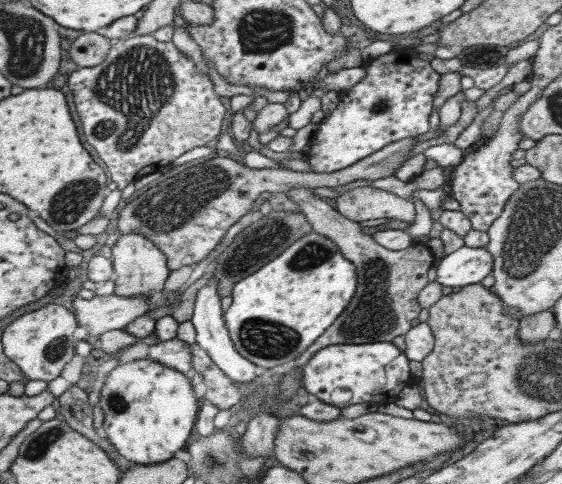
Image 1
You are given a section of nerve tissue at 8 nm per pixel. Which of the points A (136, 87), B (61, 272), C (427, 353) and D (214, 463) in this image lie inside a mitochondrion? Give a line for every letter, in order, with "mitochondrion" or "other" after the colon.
A: mitochondrion
B: other
C: other
D: mitochondrion

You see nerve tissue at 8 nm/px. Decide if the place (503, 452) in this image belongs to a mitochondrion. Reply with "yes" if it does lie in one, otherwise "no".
no

